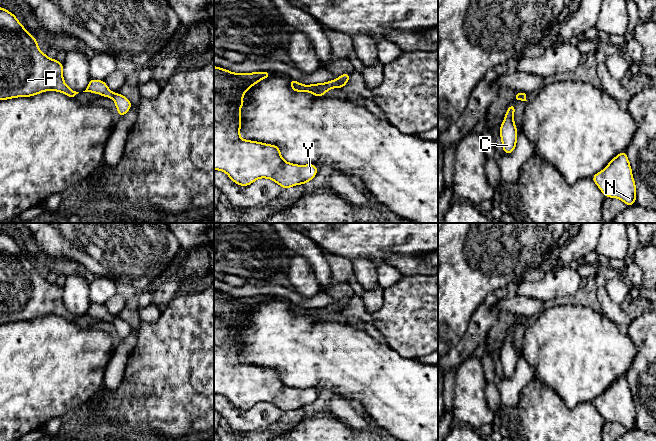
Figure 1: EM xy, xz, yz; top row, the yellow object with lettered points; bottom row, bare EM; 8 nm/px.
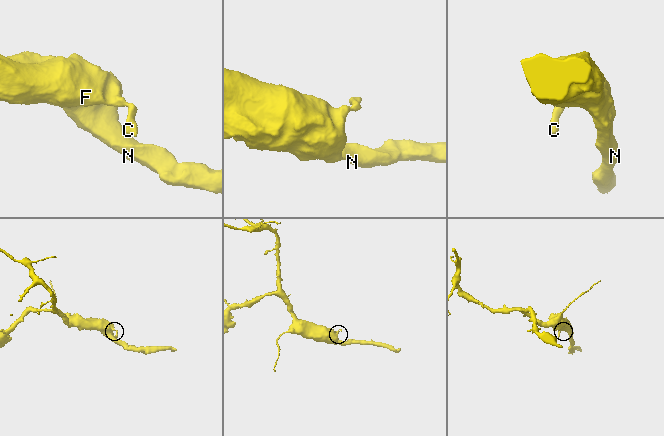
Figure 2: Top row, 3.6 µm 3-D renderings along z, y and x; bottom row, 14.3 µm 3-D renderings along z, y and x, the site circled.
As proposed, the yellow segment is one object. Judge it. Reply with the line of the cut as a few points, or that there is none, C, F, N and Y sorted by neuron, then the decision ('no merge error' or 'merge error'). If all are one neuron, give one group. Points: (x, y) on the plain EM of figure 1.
cut none; groups C F N Y; no merge error

